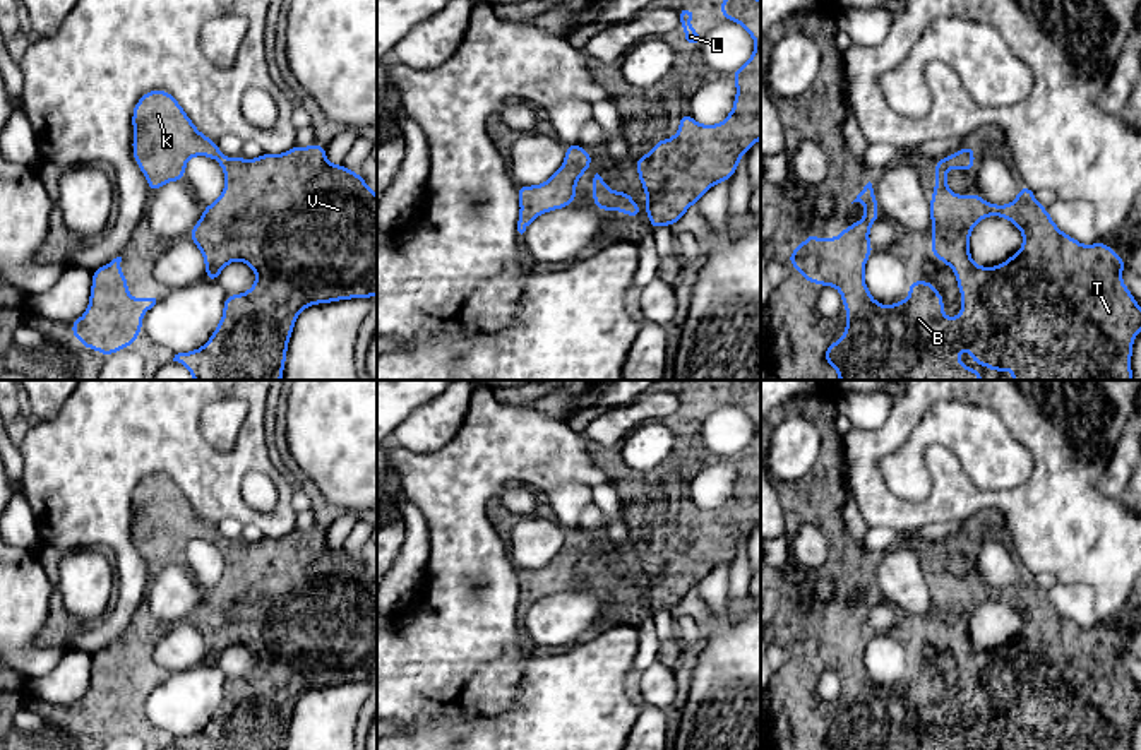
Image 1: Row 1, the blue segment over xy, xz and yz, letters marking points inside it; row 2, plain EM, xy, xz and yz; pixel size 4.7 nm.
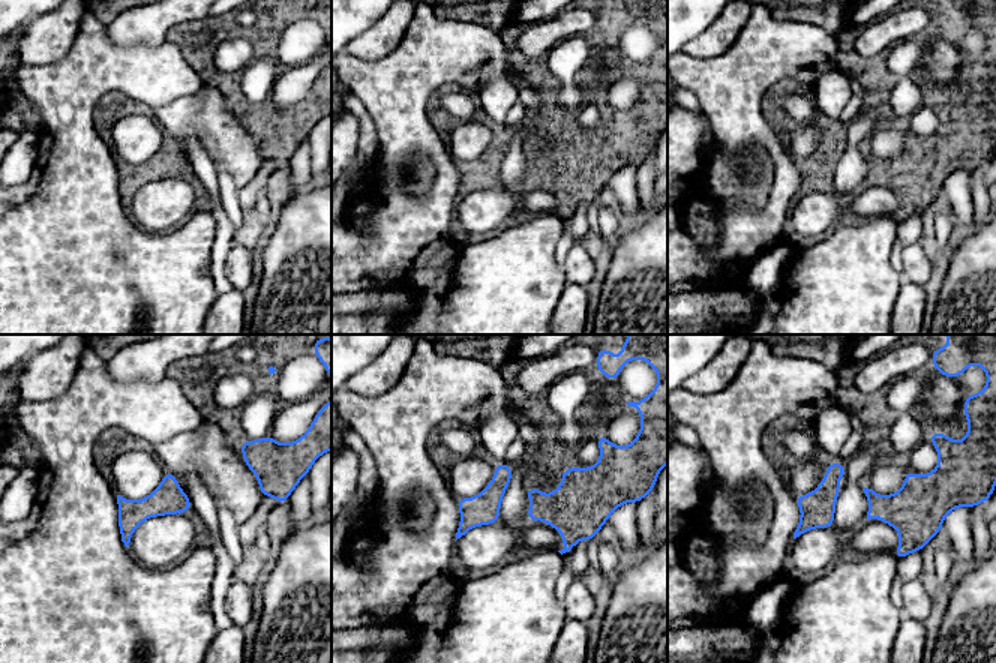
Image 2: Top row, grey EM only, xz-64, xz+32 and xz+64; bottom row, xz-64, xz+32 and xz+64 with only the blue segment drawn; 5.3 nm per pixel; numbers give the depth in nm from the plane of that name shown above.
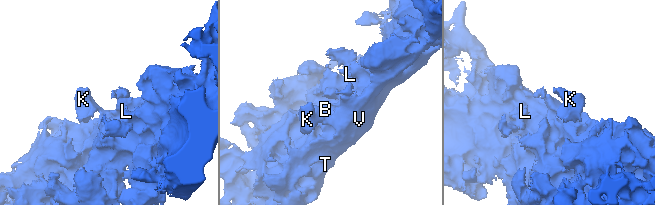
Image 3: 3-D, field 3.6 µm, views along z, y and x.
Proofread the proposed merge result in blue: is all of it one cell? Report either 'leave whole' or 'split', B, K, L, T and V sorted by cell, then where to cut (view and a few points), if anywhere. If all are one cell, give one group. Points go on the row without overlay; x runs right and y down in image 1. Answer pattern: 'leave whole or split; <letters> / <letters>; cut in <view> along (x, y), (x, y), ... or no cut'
leave whole; B K L T V; no cut

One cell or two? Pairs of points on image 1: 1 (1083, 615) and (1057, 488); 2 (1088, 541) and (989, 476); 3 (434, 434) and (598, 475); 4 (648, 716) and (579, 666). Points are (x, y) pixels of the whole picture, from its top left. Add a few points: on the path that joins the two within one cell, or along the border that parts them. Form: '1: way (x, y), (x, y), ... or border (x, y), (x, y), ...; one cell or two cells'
1: border (1059, 581), (1085, 584), (1092, 589), (1095, 620); two cells
2: way (1064, 519), (1030, 485), (1013, 476); one cell
3: border (470, 401), (461, 428), (444, 446), (415, 452); two cells
4: border (641, 711), (629, 732); two cells

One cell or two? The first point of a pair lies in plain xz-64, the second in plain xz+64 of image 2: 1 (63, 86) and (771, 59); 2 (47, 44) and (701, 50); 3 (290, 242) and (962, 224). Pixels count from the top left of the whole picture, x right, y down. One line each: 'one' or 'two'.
1: one
2: one
3: two

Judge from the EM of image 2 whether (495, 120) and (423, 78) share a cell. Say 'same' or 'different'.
same

